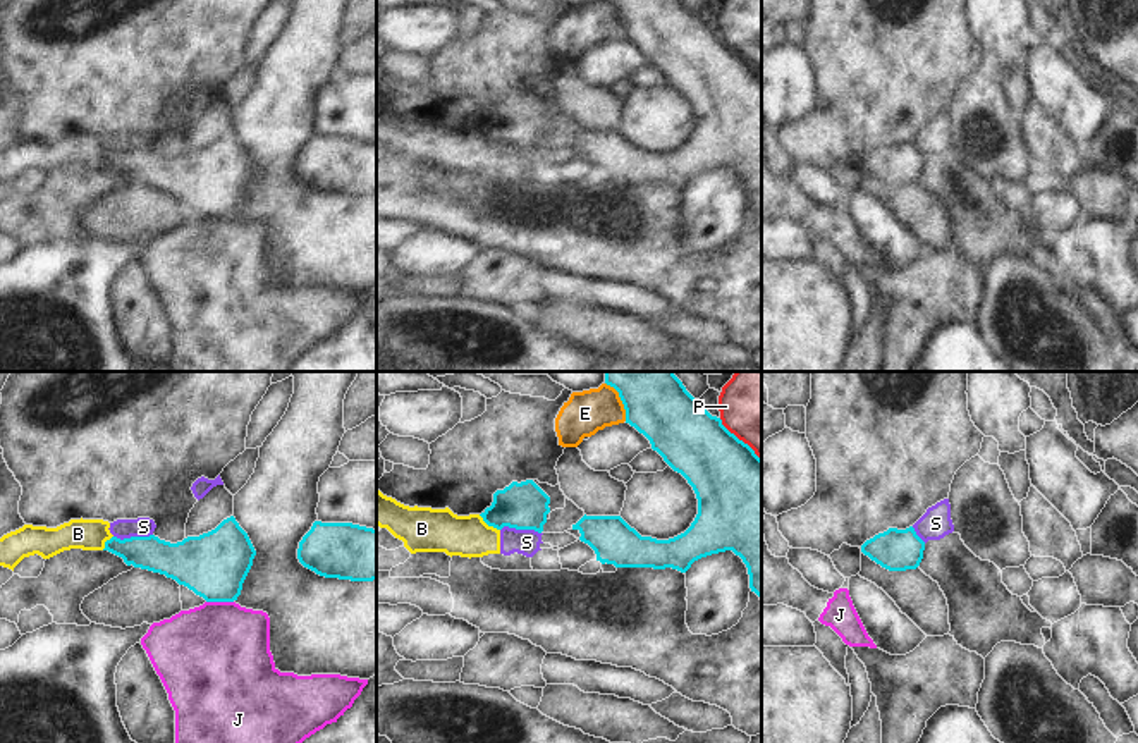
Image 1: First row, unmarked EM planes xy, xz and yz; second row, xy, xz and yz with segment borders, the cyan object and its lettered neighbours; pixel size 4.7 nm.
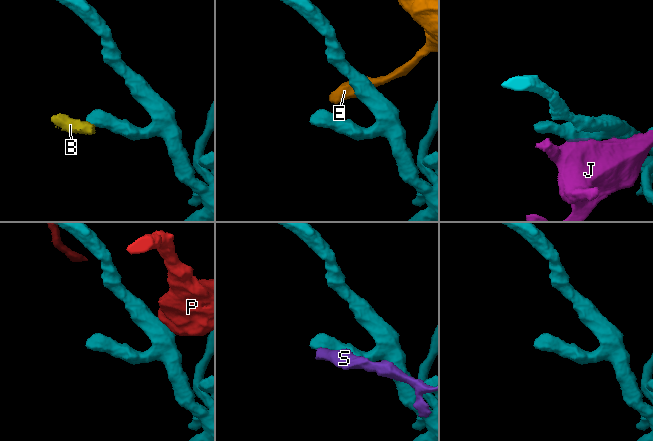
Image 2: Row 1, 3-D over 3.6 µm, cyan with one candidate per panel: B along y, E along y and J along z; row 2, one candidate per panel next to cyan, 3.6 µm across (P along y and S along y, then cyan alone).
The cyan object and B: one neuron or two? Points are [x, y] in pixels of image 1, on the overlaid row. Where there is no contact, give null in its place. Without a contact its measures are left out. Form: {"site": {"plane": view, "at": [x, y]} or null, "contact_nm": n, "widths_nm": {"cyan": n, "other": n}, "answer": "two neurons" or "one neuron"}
{"site": {"plane": "xz", "at": [489, 525]}, "contact_nm": 130, "widths_nm": {"cyan": 220, "other": 200}, "answer": "two neurons"}

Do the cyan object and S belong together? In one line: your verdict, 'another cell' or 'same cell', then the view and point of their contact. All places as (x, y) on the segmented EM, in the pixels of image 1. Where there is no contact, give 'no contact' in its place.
another cell; contact xz (521, 528)

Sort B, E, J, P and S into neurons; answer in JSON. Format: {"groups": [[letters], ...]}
{"groups": [["B", "S"], ["E"], ["J"], ["P"]]}

